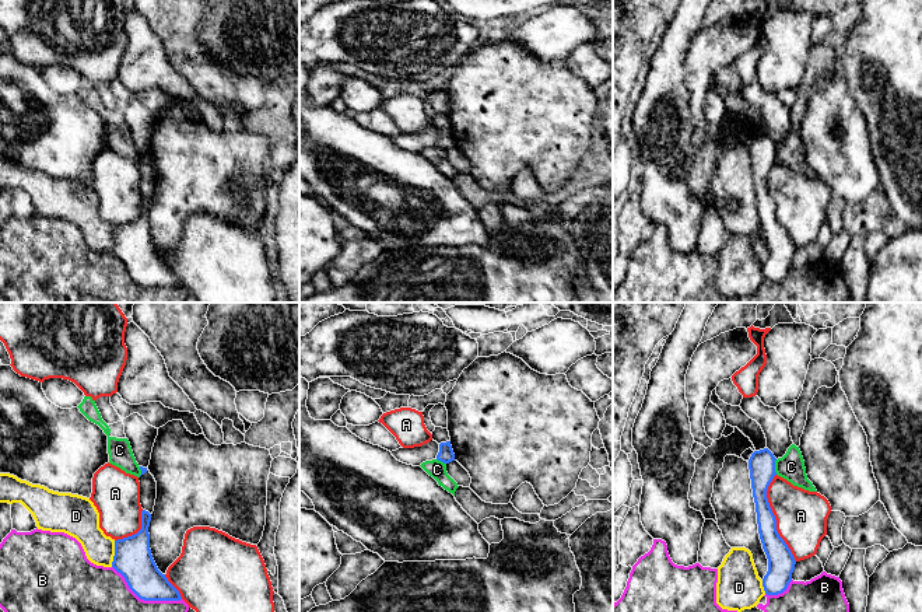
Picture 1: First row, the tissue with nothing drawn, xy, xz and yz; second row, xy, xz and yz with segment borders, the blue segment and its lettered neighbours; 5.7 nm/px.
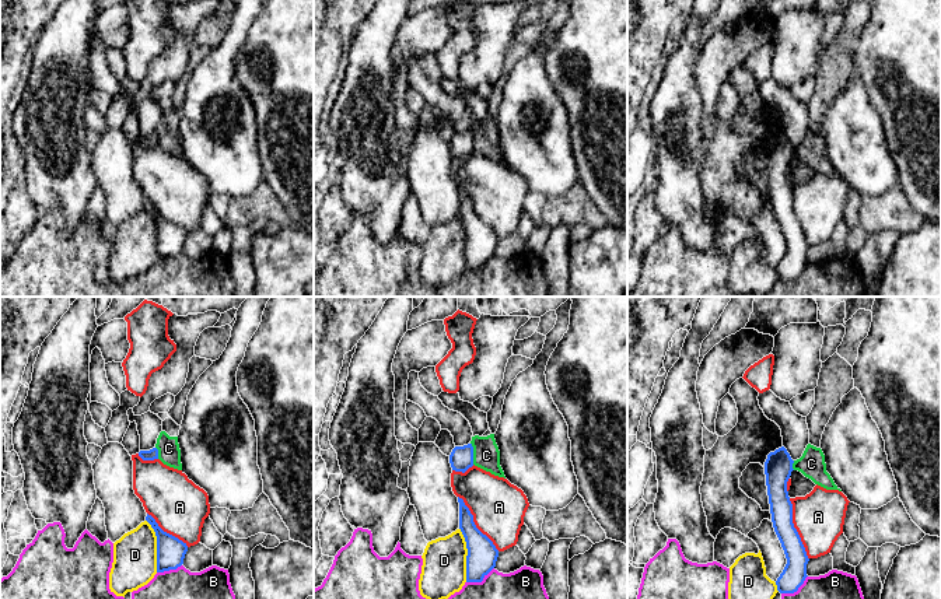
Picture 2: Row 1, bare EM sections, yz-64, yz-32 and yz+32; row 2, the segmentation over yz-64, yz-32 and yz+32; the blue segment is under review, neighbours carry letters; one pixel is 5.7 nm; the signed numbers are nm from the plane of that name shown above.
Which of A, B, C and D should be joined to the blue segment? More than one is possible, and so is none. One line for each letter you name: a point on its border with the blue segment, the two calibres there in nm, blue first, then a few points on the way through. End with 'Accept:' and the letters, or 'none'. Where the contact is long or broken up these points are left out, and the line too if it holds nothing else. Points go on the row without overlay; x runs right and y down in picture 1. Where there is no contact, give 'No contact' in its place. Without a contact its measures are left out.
Accept: none

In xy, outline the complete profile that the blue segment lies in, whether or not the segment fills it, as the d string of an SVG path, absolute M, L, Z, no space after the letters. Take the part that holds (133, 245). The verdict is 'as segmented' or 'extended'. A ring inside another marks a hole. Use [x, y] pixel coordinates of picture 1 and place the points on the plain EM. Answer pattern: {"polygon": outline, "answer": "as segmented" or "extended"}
{"polygon": "M141 197L141 216L115 227L112 253L120 259L129 274L144 287L180 287L179 277L162 260L151 241L148 213L151 200Z", "answer": "as segmented"}

